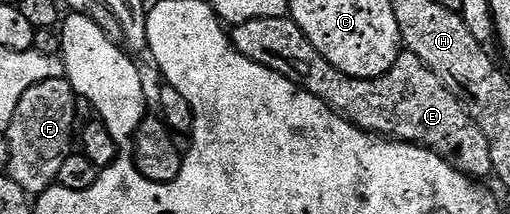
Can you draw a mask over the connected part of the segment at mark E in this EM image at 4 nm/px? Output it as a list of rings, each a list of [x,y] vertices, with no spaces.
[[[293,18],[284,19],[257,19],[256,21],[244,21],[244,25],[233,28],[232,42],[234,47],[245,59],[256,61],[295,83],[297,87],[303,87],[308,93],[320,97],[337,111],[343,119],[354,123],[361,131],[369,131],[371,135],[377,135],[383,139],[400,143],[415,143],[417,147],[427,147],[432,153],[436,153],[452,169],[464,173],[475,181],[486,181],[494,175],[492,169],[492,149],[488,149],[488,137],[480,133],[480,125],[468,117],[468,113],[460,105],[458,98],[442,84],[440,77],[416,57],[416,53],[403,50],[392,69],[384,71],[375,79],[357,79],[347,72],[336,69],[333,63],[327,61],[324,55],[318,52],[317,47],[310,44],[310,39],[304,37],[301,26],[295,23]]]

